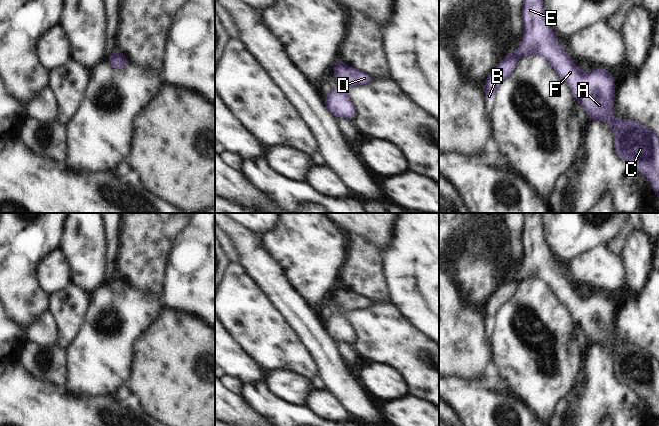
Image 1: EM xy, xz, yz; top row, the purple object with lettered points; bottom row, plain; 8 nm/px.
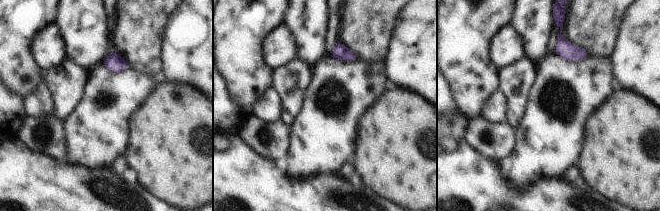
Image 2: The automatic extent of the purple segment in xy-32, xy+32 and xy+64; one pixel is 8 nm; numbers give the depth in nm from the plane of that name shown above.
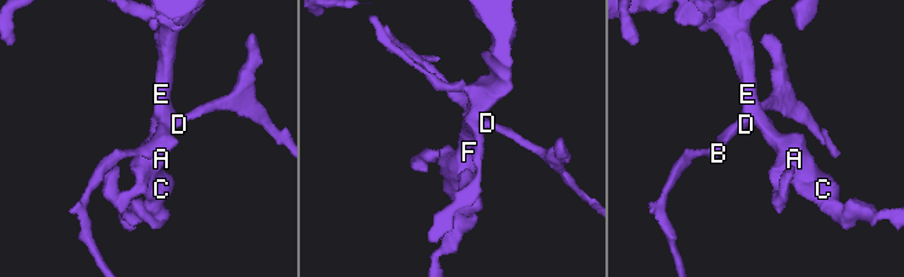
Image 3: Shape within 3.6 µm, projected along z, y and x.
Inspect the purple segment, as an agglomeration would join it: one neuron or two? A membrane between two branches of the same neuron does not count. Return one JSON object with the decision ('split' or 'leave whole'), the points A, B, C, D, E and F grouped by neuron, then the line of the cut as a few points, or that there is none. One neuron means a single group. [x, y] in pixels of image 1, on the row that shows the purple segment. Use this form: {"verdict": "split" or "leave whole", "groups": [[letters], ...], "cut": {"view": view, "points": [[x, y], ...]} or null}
{"verdict": "split", "groups": [["A", "C", "D", "E", "F"], ["B"]], "cut": {"view": "yz", "points": [[513, 52], [518, 59]]}}

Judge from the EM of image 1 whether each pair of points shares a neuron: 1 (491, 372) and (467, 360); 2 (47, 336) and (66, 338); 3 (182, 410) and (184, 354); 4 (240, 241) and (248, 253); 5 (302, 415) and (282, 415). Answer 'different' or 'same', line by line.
1: different
2: different
3: same
4: same
5: same

